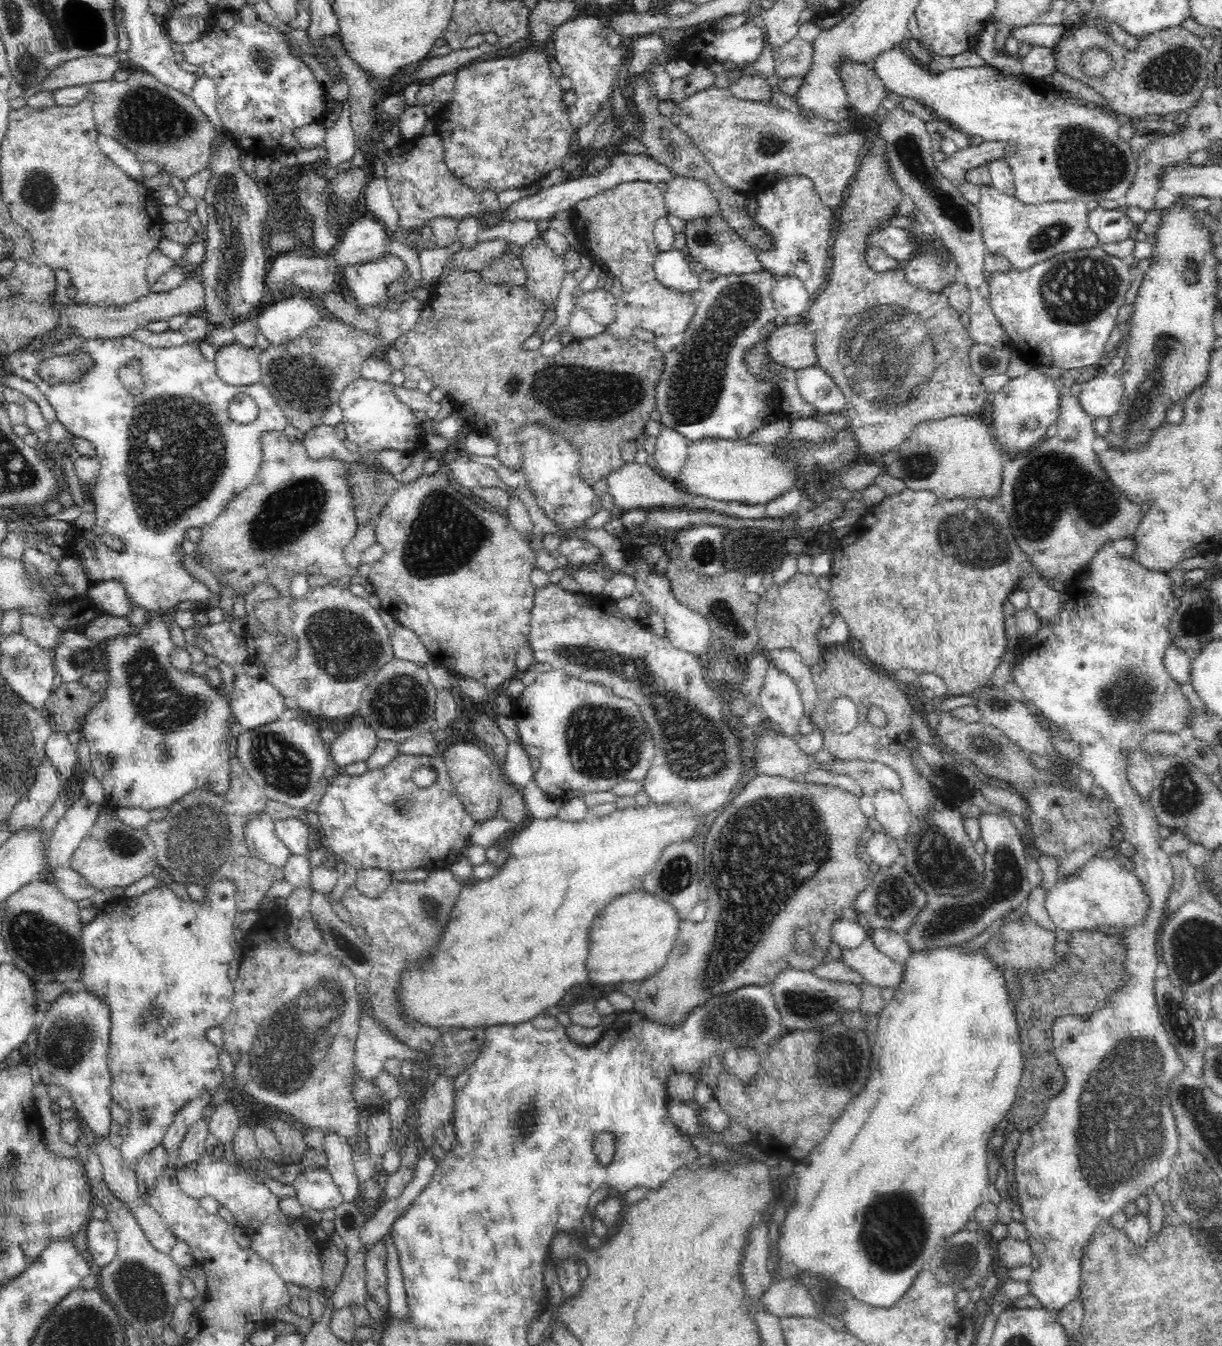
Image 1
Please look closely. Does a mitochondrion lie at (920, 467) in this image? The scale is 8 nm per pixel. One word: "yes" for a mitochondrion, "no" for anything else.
yes

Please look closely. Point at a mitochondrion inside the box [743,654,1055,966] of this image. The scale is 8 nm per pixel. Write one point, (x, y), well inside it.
(1004, 882)

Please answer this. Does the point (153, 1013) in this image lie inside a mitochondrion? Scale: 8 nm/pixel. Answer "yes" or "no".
yes

